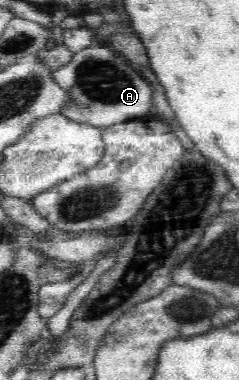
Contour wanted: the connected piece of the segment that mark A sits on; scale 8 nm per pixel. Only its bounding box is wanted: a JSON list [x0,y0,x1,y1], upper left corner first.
[52,42,153,127]

